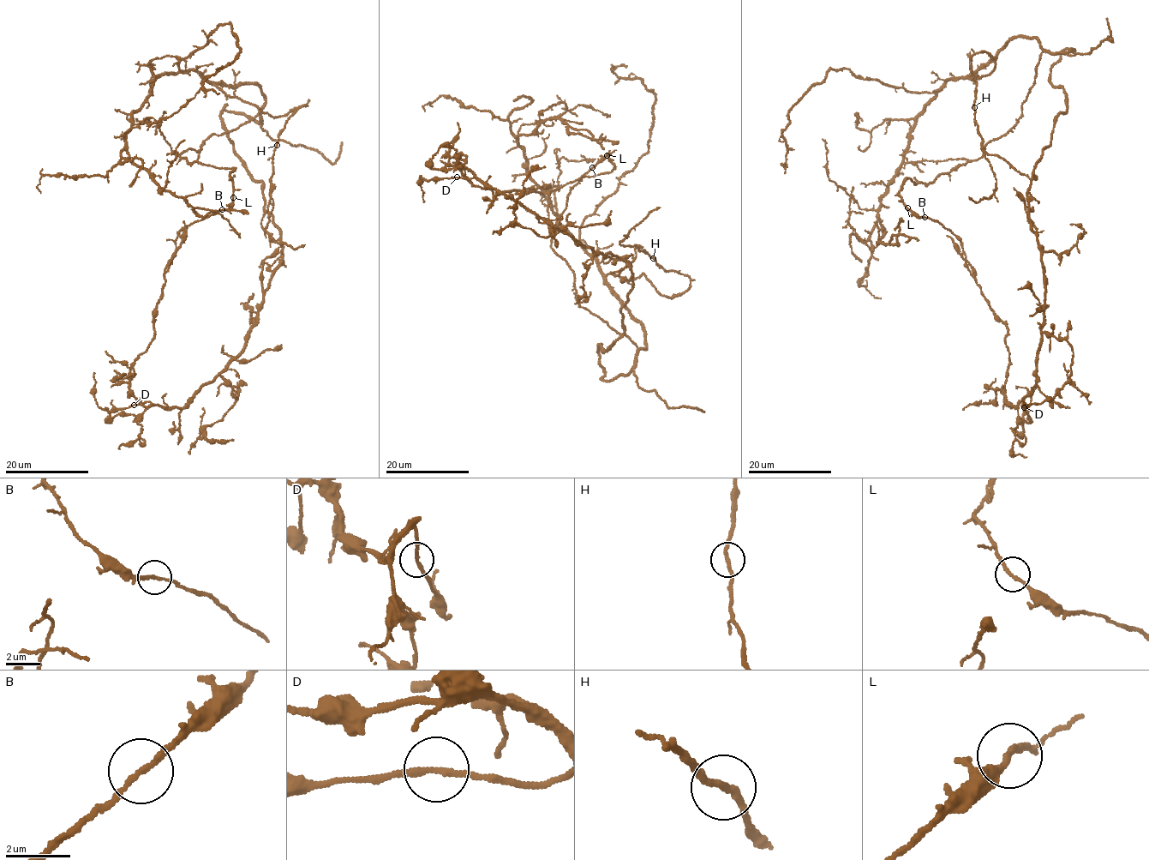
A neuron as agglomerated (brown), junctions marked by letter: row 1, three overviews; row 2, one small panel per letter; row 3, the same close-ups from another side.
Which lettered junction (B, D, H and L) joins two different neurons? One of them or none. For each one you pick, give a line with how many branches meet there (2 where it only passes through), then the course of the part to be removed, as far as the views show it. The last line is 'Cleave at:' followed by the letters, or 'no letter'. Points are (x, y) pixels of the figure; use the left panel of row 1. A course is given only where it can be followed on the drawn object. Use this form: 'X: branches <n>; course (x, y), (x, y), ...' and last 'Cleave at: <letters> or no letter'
Cleave at: no letter

